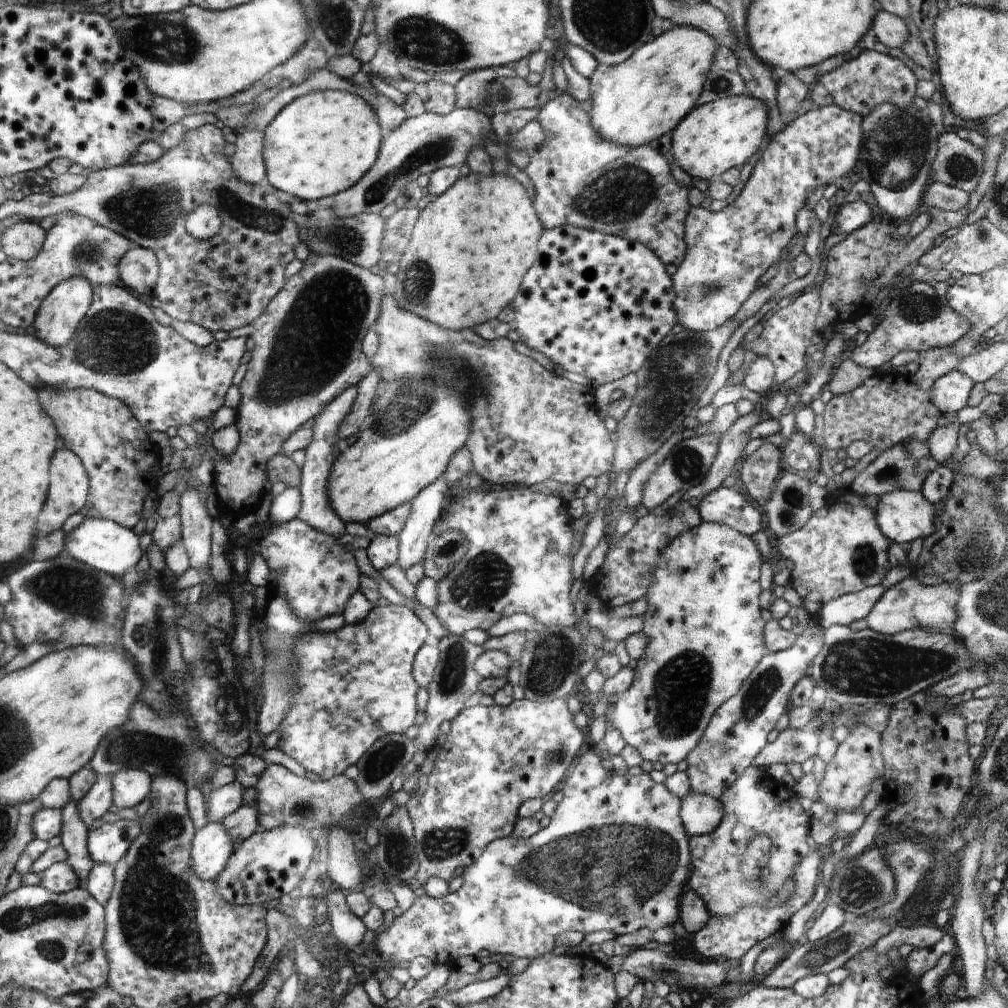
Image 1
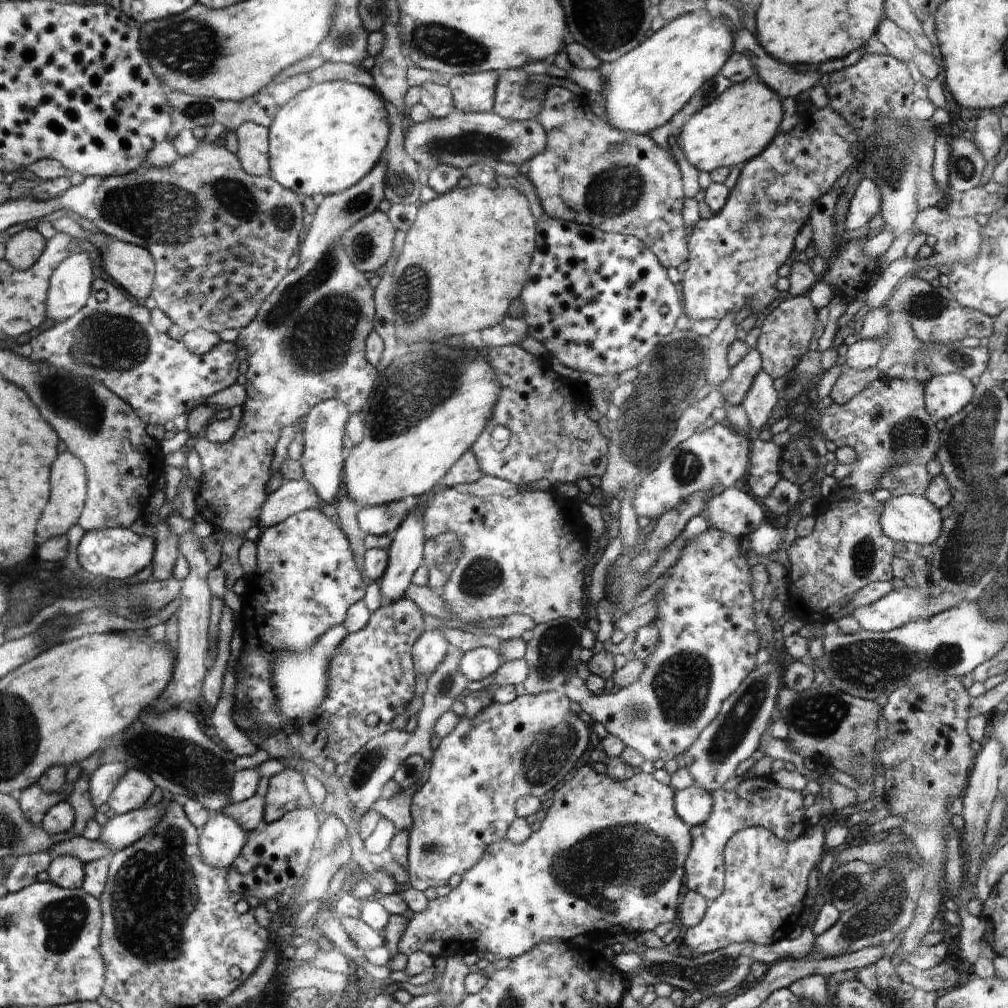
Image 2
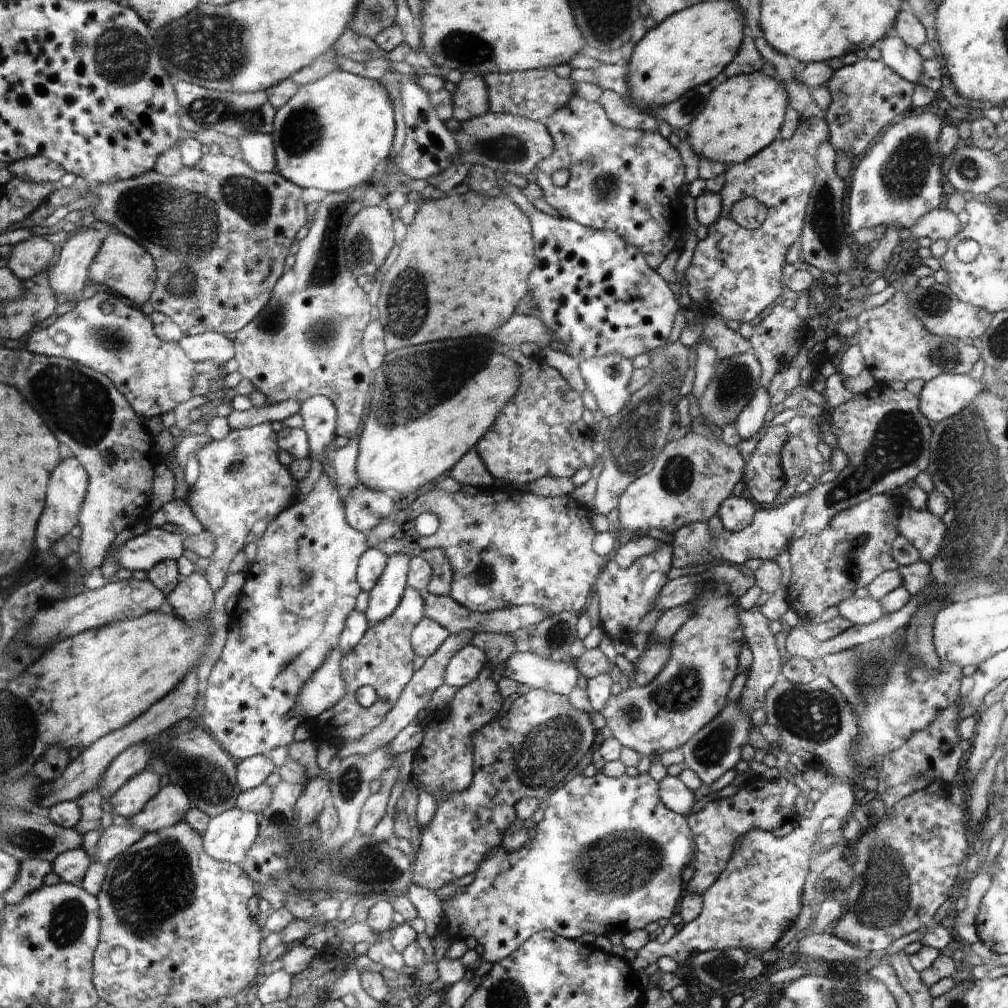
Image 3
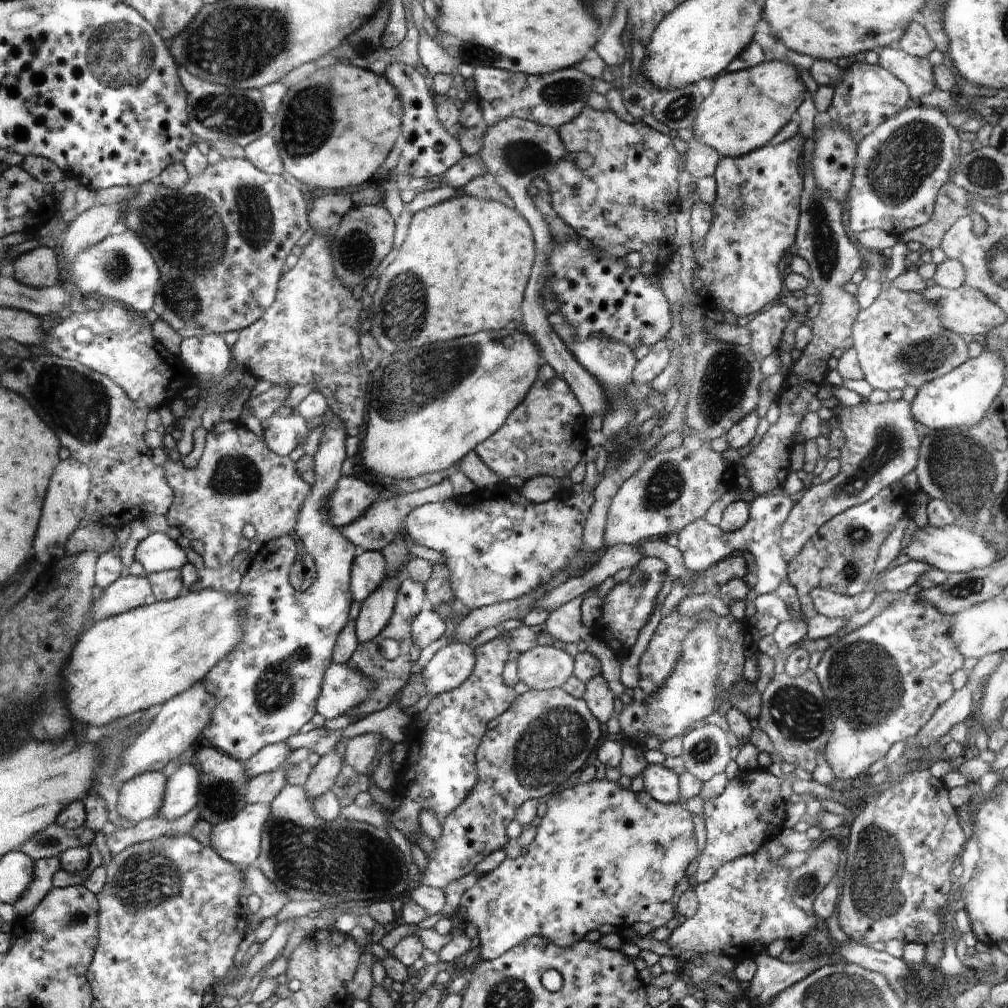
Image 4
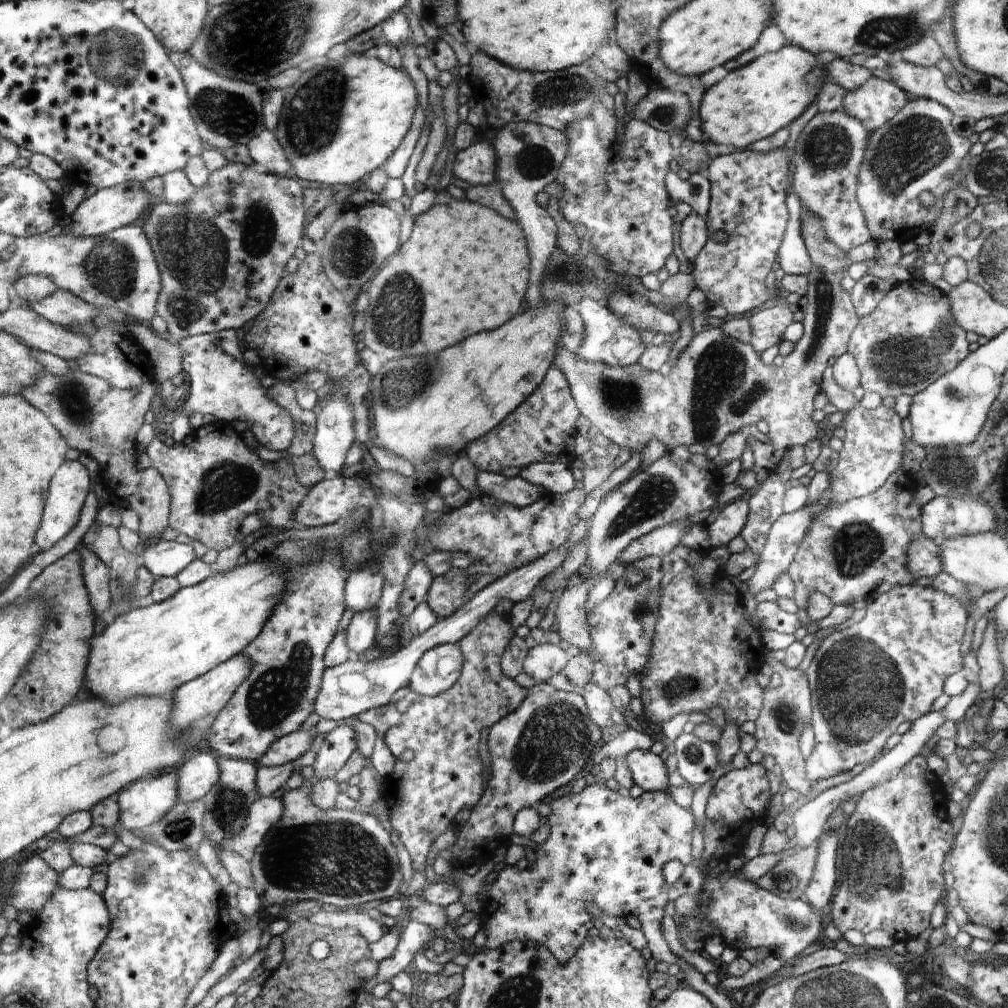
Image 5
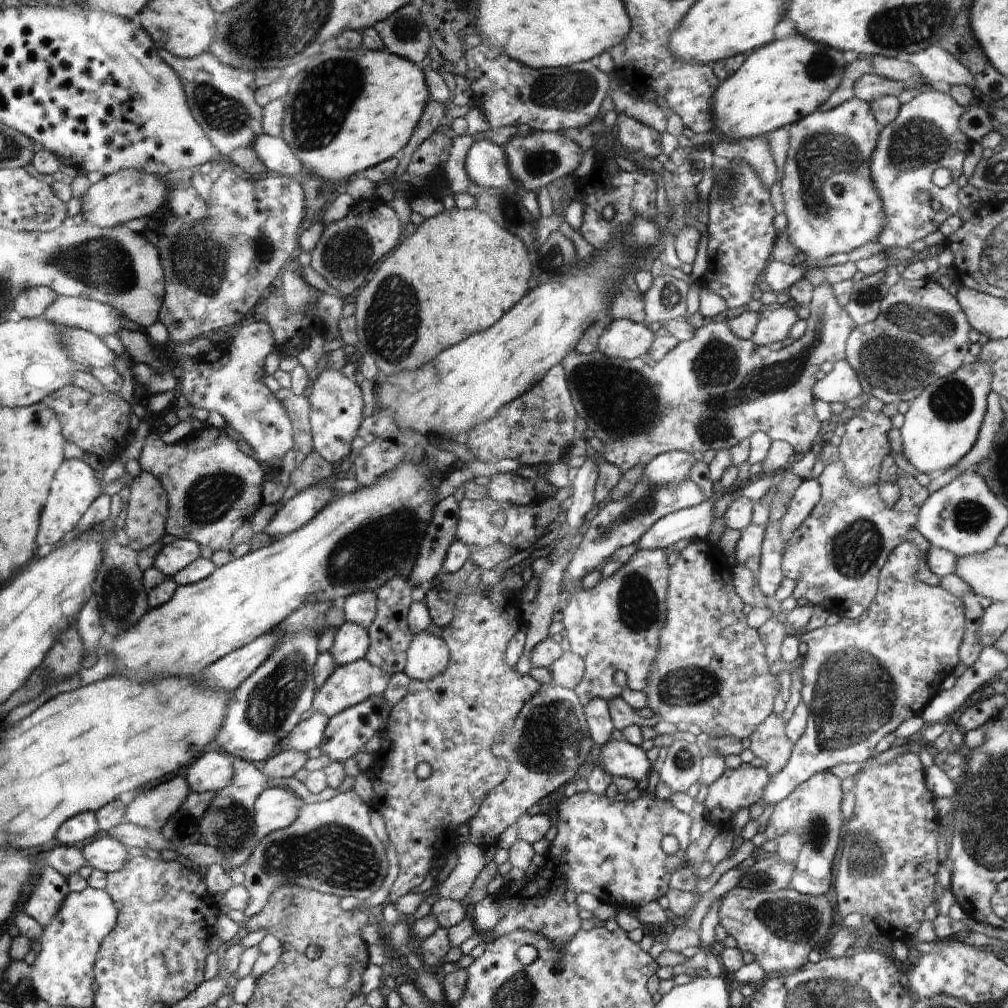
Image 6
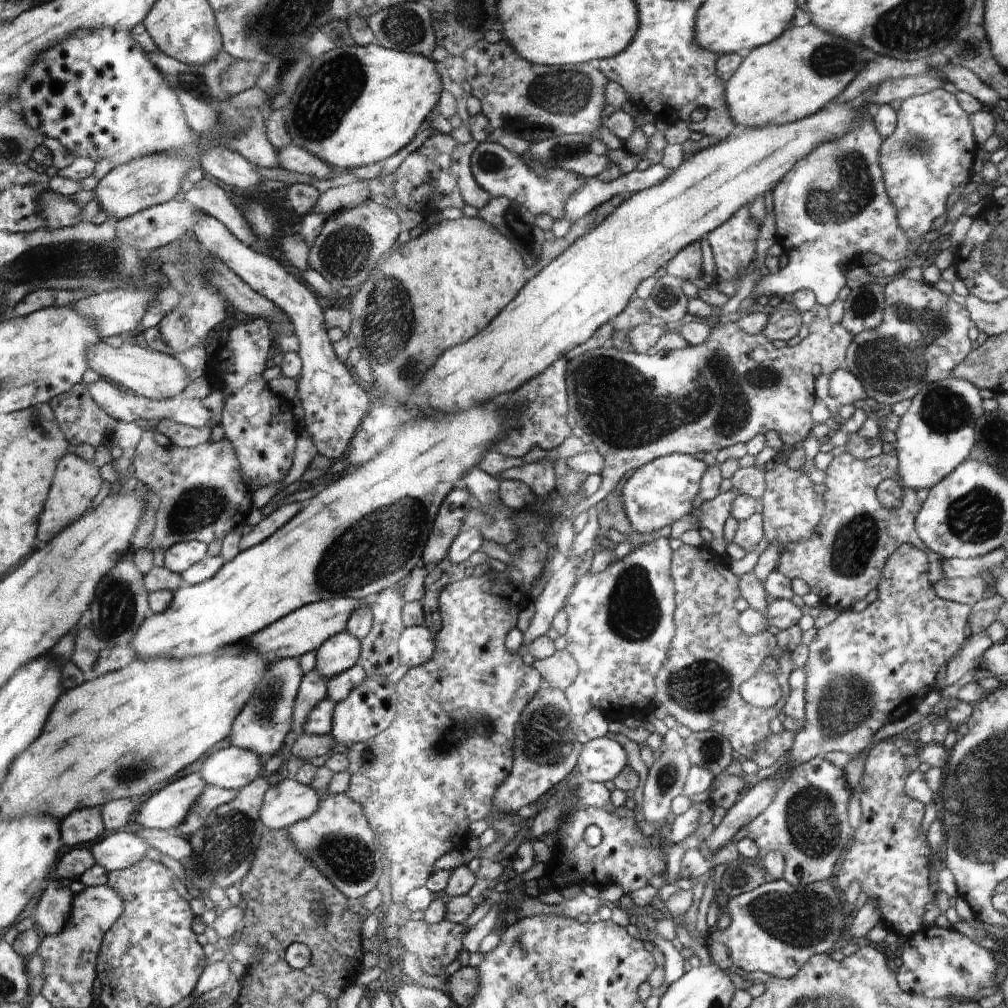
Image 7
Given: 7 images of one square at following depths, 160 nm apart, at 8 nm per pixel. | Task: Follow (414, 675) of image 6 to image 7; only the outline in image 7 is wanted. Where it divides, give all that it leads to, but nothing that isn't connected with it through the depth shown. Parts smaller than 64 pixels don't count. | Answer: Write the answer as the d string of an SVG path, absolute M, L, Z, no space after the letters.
M424 625L405 628L398 638L399 665L410 669L426 664L434 654L434 636Z

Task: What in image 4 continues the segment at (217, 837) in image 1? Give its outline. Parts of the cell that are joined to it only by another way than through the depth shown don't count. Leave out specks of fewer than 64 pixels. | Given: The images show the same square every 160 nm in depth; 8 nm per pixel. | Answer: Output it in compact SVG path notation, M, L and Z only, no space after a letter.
M248 804L231 820L212 828L210 846L222 859L234 865L256 865L262 840L262 831L269 820L270 806Z

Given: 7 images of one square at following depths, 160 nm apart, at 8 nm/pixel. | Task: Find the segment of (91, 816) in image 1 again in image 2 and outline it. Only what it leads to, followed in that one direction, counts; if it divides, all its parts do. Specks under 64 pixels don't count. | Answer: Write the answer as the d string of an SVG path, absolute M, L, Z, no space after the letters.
M114 761L113 763L100 764L88 776L92 804L95 808L107 802L116 783L120 780L120 777L125 773L126 769L125 765Z

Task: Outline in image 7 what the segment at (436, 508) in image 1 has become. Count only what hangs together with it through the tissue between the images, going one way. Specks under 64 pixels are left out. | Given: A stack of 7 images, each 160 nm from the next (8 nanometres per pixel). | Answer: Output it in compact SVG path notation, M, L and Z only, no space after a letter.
M343 631L341 634L328 638L316 650L314 670L320 674L320 678L328 680L357 665L359 657L360 641L352 634Z

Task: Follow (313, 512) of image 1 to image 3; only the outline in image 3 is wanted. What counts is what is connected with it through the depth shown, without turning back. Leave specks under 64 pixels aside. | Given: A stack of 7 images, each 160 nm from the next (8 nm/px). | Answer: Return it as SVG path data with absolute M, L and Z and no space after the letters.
M314 395L300 403L299 413L303 420L302 429L307 432L309 437L310 458L313 455L317 459L320 459L321 462L324 460L323 457L324 452L326 452L326 446L333 444L337 436L337 408L334 406L334 403L324 395Z

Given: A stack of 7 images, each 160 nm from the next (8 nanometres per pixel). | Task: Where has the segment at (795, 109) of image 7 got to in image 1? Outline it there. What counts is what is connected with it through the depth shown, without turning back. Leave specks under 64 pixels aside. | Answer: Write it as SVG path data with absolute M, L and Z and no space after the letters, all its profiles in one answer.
M750 94L726 97L718 99L716 102L695 106L672 131L672 162L687 172L694 181L701 178L702 180L711 180L731 168L742 167L748 162L750 156L758 152L760 142L768 133L768 117L765 103Z

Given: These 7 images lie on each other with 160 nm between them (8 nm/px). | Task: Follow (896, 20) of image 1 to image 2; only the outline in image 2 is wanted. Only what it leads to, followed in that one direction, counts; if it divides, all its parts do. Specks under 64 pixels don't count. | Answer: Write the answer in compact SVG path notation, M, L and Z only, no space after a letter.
M884 18L878 25L877 32L878 40L887 48L887 53L900 62L913 62L913 54L916 46L914 39L905 30L897 27L892 20Z

